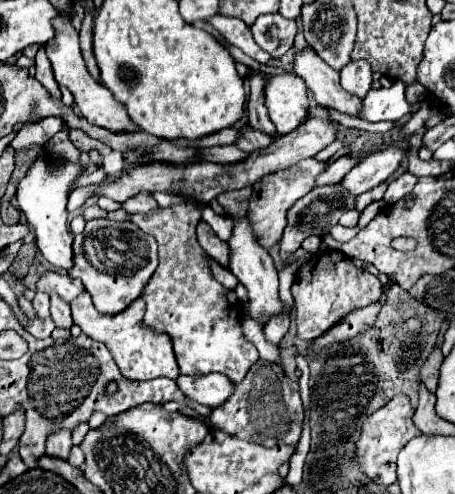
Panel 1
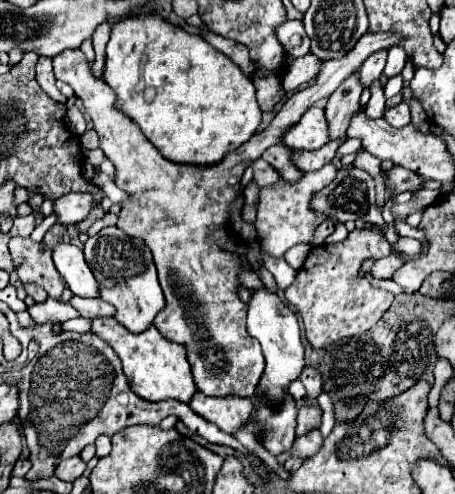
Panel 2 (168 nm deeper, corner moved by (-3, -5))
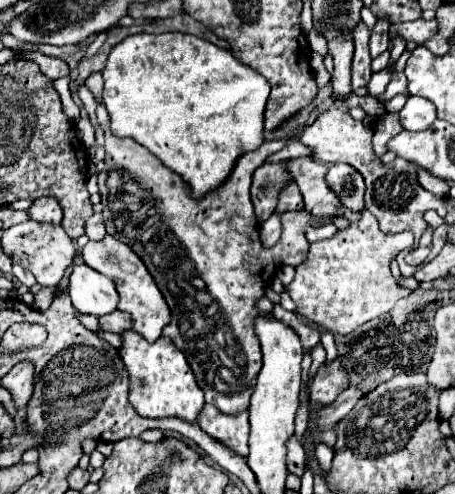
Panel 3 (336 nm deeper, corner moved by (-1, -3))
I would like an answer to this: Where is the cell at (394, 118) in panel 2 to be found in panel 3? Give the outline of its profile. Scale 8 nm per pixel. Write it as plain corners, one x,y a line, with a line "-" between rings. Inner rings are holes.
410,96
404,108
398,112
398,116
400,116
400,124
406,130
424,130
430,128
432,122
436,120
436,108
430,100

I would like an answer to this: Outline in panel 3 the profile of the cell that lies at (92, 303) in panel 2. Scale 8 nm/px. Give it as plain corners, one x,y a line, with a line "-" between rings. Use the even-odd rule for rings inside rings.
114,310
110,314
104,314
98,318
100,322
100,328
102,330
108,330
108,332
114,332
114,334
120,334
124,330
130,330
130,316
126,312
120,312
120,310

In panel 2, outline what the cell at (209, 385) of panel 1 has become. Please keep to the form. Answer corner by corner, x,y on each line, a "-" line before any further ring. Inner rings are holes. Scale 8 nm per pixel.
202,392
194,394
190,408
208,422
216,424
226,434
236,434
238,430
242,430
250,422
250,416
254,412
250,398
210,398

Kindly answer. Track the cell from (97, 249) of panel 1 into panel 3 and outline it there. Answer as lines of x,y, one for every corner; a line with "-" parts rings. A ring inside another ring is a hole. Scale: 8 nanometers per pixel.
106,234
98,242
88,242
82,250
82,256
90,268
108,276
116,284
116,290
120,296
118,310
128,312
132,316
132,330
142,334
148,342
154,342
170,320
170,308
168,308
162,292
154,284
154,278
148,274
148,268
140,260
140,256
132,248
128,248
128,244
122,244
120,240
116,240
110,234

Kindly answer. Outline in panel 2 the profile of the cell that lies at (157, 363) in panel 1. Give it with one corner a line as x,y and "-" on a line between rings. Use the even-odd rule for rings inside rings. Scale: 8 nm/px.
114,318
92,320
92,332
98,334
102,340
106,340
114,348
114,352
120,356
124,374
134,394
150,402
180,400
184,404
190,404
190,398
196,394
196,386
192,380
192,372
186,360
184,346
166,340
154,326
150,326
142,334
132,334

